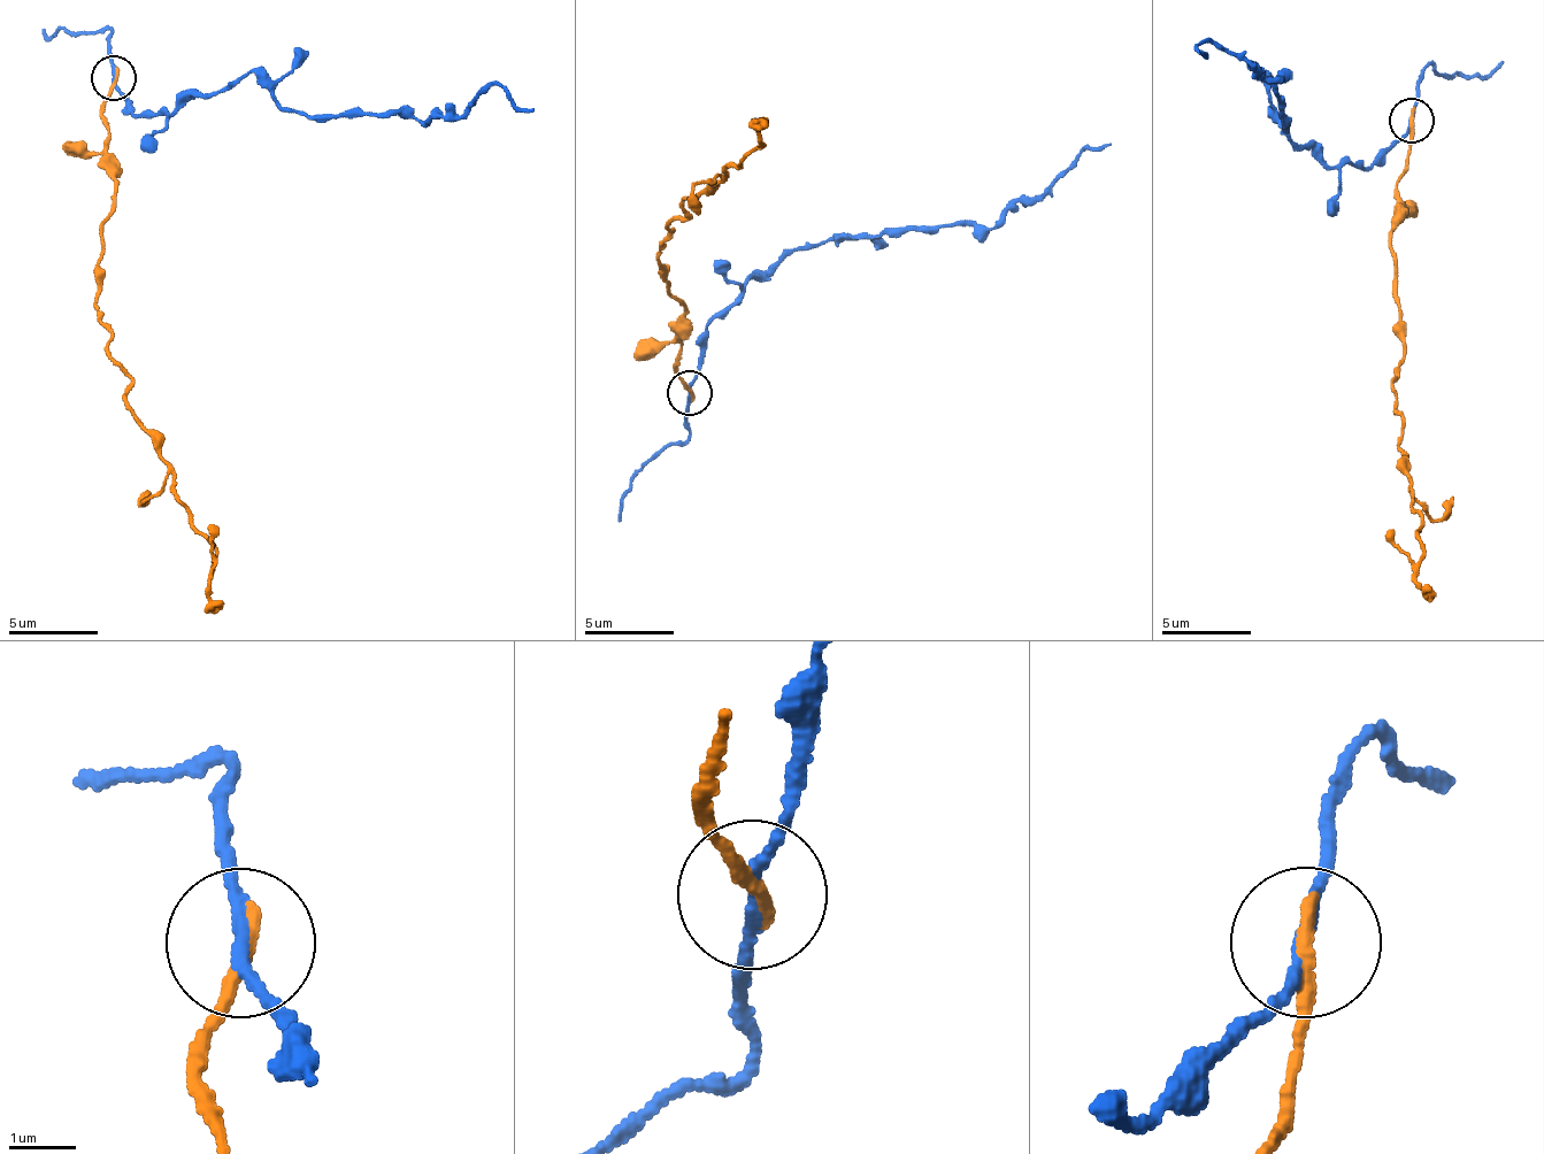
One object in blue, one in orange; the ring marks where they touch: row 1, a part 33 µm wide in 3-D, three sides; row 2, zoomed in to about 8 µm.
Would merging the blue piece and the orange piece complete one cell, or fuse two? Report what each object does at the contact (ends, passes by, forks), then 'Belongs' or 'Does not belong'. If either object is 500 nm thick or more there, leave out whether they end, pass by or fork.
At the ring blue passes by. At the ring orange ends. Does not belong

